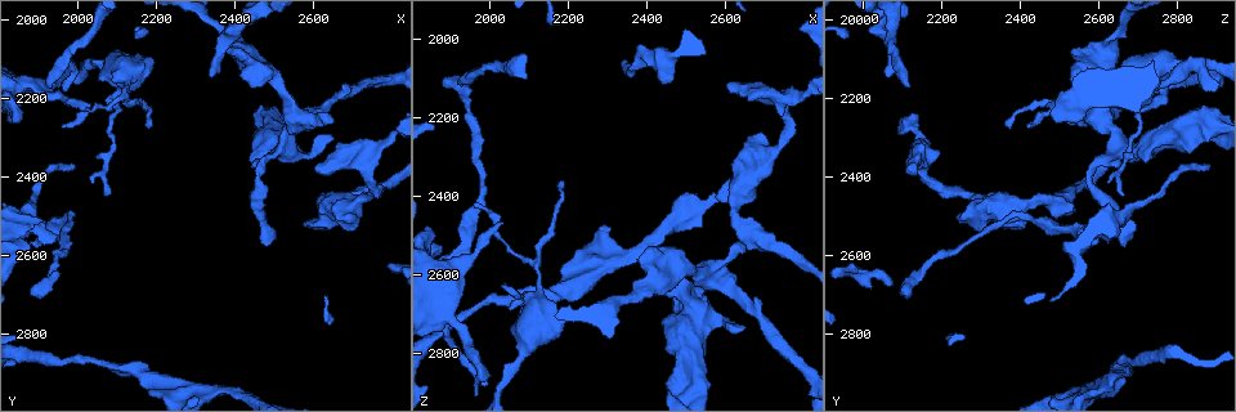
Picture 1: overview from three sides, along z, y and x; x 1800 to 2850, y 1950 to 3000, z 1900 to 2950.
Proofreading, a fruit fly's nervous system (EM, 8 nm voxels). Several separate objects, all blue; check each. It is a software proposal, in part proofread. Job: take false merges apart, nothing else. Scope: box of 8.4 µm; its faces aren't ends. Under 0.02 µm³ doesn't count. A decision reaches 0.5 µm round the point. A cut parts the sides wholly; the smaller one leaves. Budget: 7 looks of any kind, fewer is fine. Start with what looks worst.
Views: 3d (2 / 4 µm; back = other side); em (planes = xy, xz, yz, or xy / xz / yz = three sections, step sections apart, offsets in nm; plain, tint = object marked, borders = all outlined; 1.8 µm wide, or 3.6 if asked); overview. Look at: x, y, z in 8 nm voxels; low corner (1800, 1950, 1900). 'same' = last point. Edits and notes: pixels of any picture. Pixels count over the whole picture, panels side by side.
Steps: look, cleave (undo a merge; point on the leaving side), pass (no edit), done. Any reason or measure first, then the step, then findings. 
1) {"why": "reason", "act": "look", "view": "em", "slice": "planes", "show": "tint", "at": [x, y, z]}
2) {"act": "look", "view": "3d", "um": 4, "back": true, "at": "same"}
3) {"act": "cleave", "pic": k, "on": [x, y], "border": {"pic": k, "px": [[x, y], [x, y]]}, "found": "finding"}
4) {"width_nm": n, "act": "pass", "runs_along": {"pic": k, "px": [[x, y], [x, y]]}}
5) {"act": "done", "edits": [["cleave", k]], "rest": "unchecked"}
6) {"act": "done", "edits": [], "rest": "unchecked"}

{"why": "abrupt turn", "act": "look", "view": "em", "slice": "yz", "step": 16, "show": "tint", "at": [2010, 2215, 2490]}

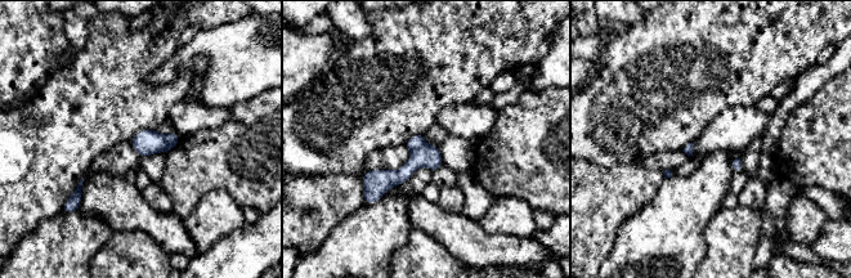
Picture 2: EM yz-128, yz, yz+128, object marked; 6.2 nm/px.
{"why": "cut it another way", "act": "look", "view": "em", "slice": "xz", "step": 4, "show": "tint", "at": "same"}

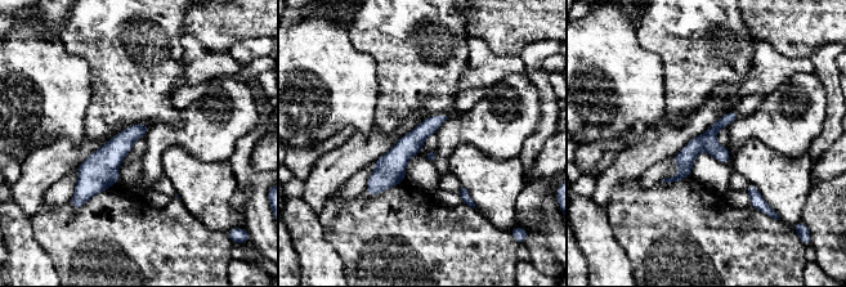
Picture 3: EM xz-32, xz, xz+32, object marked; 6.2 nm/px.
{"act": "cleave", "pic": 3, "on": [720, 153], "border": {"pic": 3, "px": [[715, 133], [704, 135], [703, 148]]}, "found": "two neurons meet here"}

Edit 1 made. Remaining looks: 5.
{"act": "look", "view": "overview"}

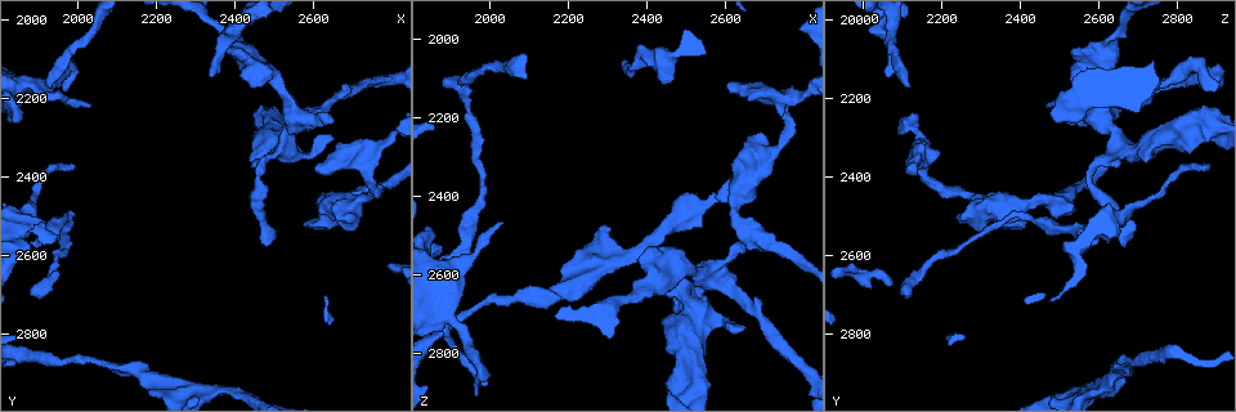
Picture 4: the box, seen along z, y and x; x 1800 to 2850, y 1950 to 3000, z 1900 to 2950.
{"why": "three-way junction", "act": "look", "view": "3d", "um": 2, "at": [2545, 2265, 2605]}

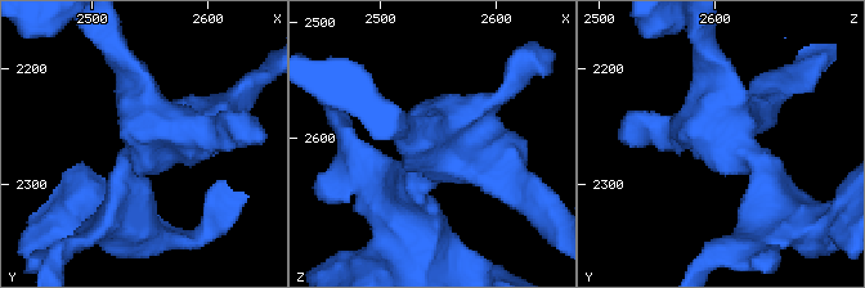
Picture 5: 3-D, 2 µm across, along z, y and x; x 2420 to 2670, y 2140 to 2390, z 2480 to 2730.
{"why": "shape alone is not enough", "act": "look", "view": "em", "um": 3.6, "slice": "xy", "step": 4, "show": "tint", "at": [2550, 2258, 2614]}

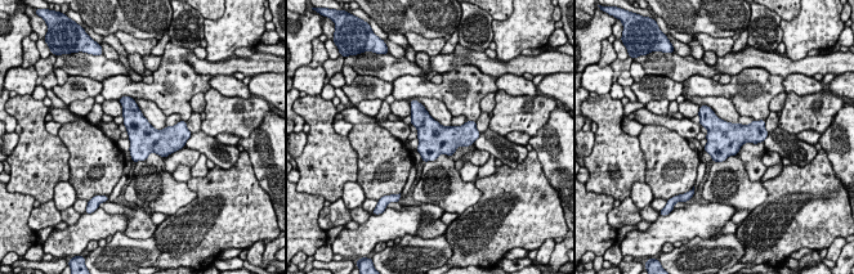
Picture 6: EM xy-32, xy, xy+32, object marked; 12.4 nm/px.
{"act": "look", "view": "em", "um": 3.6, "slice": "planes", "show": "tint", "at": "same"}

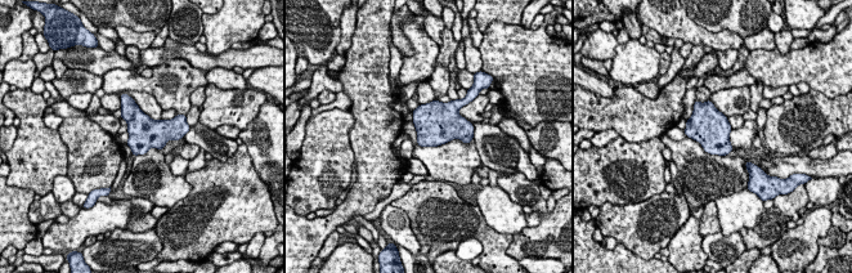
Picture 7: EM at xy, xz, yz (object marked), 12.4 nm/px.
{"act": "pass", "found": "continuous, no second neuron"}

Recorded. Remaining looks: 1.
{"why": "sharp bend", "act": "look", "view": "em", "slice": "planes", "show": "tint", "at": [2730, 2375, 2150]}

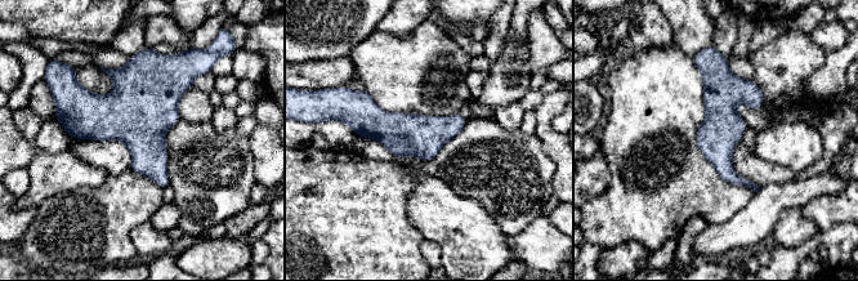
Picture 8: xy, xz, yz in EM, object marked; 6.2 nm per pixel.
{"act": "pass", "runs_along": {"pic": 8, "px": [[711, 59], [720, 159], [743, 182]]}, "found": "one neuron here"}

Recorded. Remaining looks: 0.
{"act": "done", "edits": [["cleave", 3]], "rest": "unchecked"}

